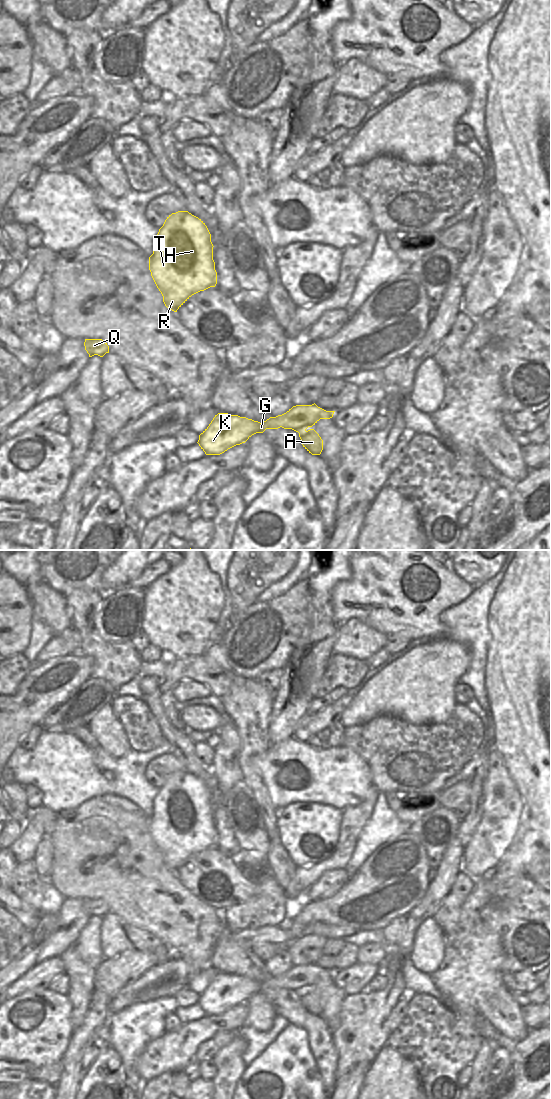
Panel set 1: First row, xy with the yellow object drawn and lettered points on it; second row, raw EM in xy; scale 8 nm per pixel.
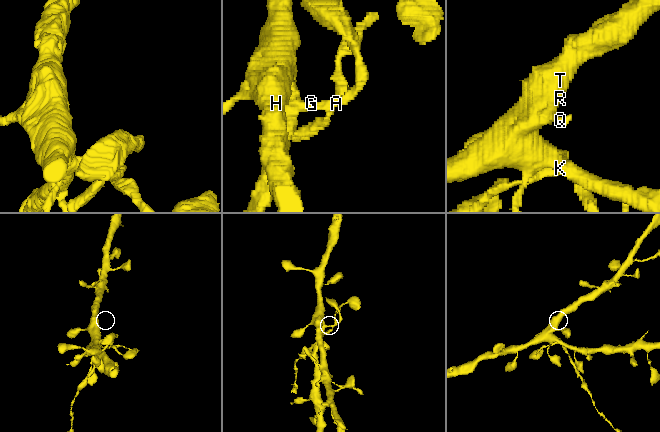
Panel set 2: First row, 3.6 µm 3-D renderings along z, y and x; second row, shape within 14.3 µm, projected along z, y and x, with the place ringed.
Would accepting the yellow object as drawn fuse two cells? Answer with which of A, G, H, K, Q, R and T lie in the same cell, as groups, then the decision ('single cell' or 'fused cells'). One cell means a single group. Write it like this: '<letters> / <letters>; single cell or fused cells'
A / G H K Q R T; fused cells

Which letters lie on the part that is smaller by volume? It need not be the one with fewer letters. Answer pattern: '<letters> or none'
A

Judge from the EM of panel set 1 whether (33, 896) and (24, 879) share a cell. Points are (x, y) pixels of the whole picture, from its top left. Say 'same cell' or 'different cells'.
same cell

